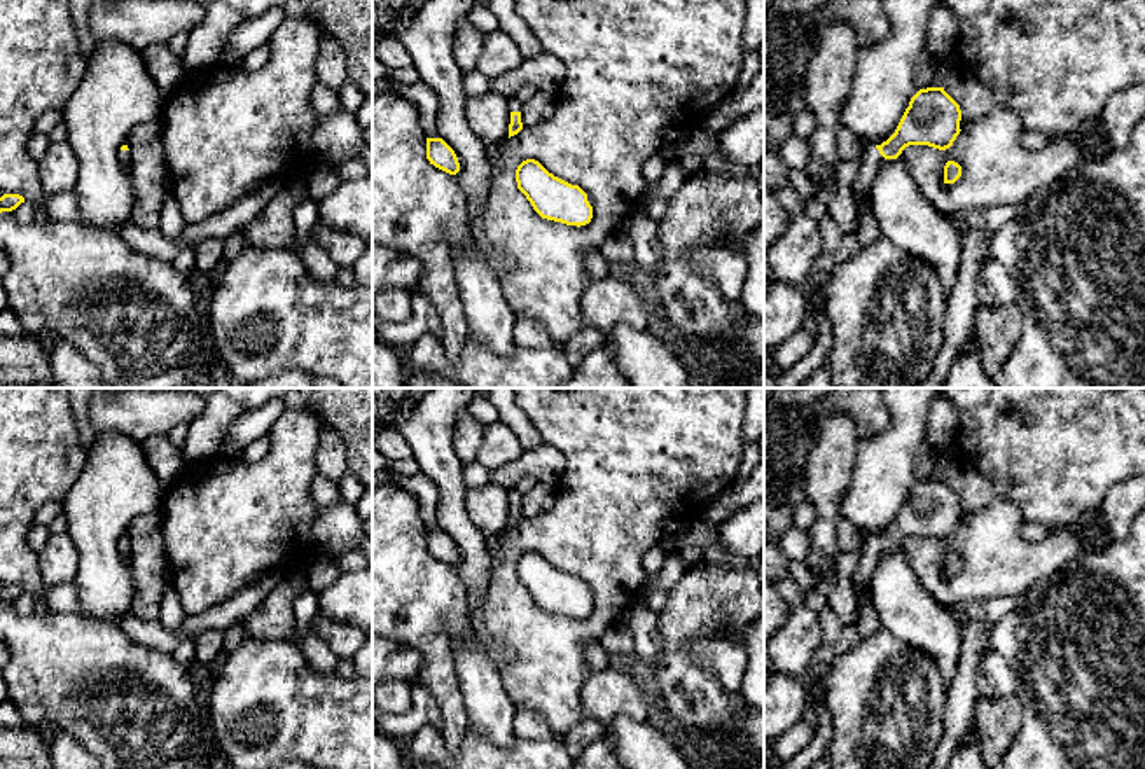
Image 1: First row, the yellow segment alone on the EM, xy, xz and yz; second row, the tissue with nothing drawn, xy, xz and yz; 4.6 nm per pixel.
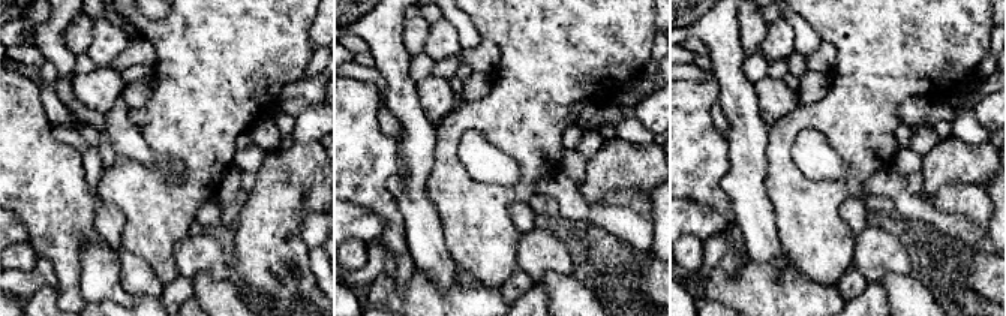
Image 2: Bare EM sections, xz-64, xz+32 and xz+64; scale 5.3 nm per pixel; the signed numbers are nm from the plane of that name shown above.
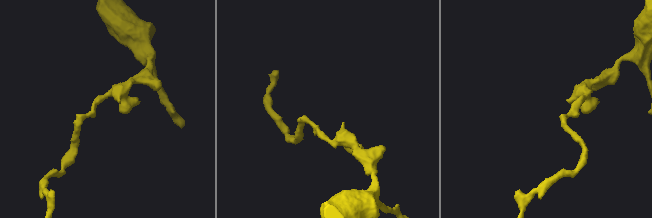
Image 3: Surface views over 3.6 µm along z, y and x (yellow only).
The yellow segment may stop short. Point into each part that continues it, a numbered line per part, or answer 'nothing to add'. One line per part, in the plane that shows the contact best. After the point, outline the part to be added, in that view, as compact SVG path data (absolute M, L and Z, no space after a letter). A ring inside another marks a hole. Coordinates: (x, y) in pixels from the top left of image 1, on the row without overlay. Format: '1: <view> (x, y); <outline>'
1: yz (873, 549); M869 538L869 542L865 544L865 549L862 552L862 558L858 561L858 566L853 572L855 589L865 587L869 584L871 573L872 573L876 561L883 551L885 549L879 545L879 542L876 538Z

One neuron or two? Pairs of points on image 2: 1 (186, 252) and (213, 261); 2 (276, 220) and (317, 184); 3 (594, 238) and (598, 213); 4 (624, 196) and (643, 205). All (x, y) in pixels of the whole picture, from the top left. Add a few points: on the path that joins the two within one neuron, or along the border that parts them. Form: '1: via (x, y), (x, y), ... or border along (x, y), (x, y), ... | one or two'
1: via (192, 253), (207, 255) | one
2: via (282, 210), (306, 186) | one
3: border along (586, 222), (595, 222), (627, 243) | two
4: via (628, 198), (639, 201) | one

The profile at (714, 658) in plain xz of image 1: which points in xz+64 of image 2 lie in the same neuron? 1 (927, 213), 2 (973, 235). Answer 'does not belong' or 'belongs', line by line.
1: belongs
2: belongs

